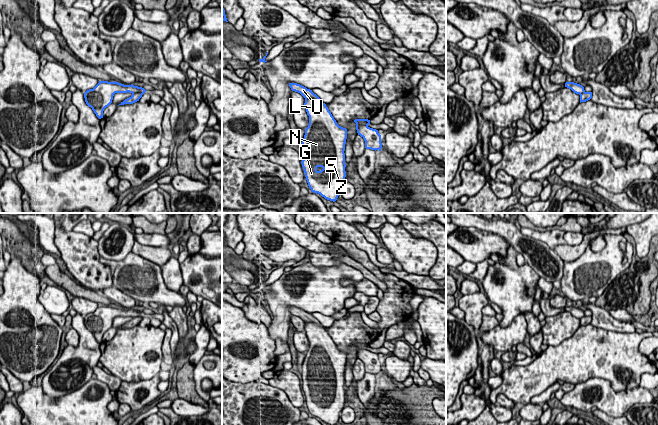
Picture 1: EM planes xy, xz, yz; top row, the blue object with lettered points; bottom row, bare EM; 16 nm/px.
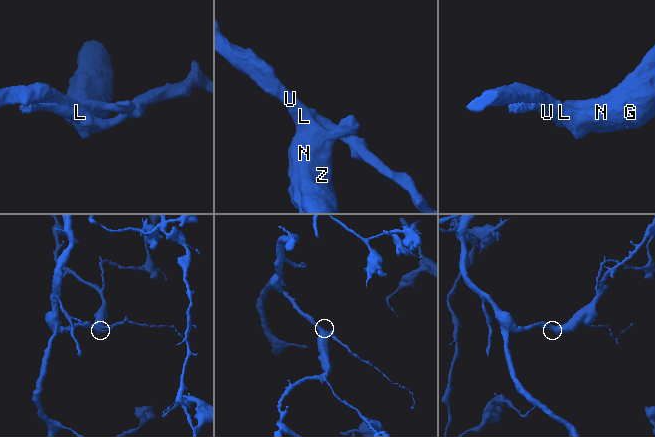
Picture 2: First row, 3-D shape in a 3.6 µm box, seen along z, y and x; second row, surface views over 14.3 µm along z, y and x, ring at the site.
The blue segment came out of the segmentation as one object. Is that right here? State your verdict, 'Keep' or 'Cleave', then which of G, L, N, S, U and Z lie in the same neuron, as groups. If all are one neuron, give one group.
Cleave. Groups: G L N S Z / U

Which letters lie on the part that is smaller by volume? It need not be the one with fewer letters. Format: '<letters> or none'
U

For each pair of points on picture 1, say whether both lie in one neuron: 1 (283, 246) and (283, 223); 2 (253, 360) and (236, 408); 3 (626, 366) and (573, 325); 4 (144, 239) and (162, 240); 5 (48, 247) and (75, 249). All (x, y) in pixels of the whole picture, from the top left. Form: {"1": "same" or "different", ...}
{"1": "different", "2": "different", "3": "different", "4": "same", "5": "different"}

